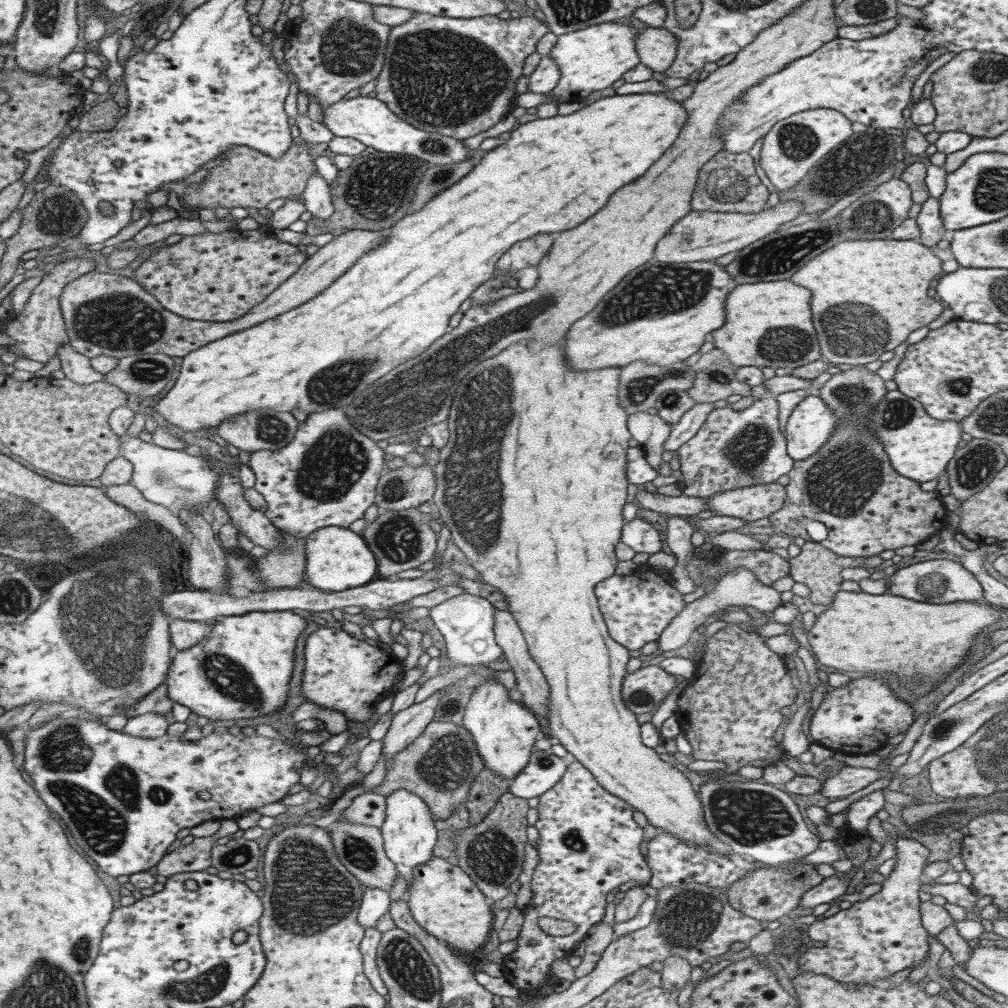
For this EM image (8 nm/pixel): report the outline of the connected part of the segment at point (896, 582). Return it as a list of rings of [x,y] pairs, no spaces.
[[[931,559],[897,570],[887,582],[887,592],[896,597],[908,598],[915,602],[944,605],[956,602],[984,602],[983,587],[972,572],[958,562],[948,559]]]

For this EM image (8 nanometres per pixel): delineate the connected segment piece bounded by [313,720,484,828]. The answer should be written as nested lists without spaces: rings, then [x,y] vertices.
[[[432,721],[426,730],[412,742],[392,757],[393,765],[386,770],[385,777],[381,784],[373,790],[364,788],[363,785],[347,790],[331,805],[326,815],[321,815],[313,824],[321,828],[331,828],[338,822],[340,814],[350,806],[350,802],[364,792],[380,793],[388,797],[390,793],[398,789],[408,791],[424,799],[428,805],[434,820],[444,820],[449,817],[458,805],[465,803],[468,798],[468,791],[472,781],[482,771],[484,759],[480,757],[476,749],[476,741],[472,733],[463,725],[452,722]]]

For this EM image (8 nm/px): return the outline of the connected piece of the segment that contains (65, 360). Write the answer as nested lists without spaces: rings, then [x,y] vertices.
[[[69,343],[60,345],[57,356],[60,358],[65,377],[78,384],[90,384],[104,379],[105,373],[94,370],[90,365],[91,360],[84,354],[75,352]]]

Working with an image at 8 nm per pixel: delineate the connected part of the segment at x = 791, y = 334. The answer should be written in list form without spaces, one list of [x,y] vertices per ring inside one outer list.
[[[786,279],[736,285],[726,298],[724,326],[711,332],[715,347],[722,349],[725,358],[738,367],[768,366],[768,368],[784,368],[789,371],[822,359],[819,338],[812,322],[810,298],[812,298],[810,290],[800,288]]]

